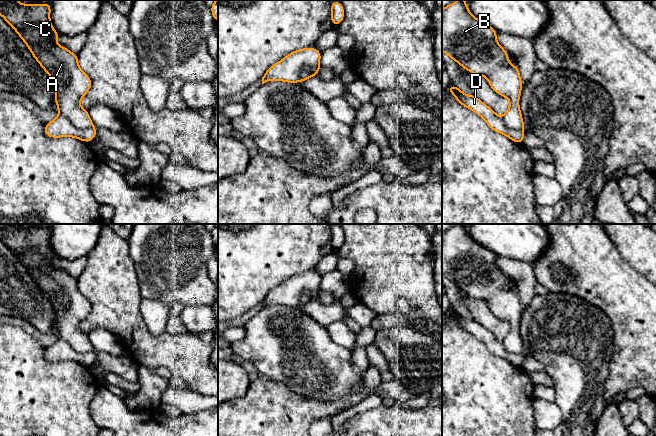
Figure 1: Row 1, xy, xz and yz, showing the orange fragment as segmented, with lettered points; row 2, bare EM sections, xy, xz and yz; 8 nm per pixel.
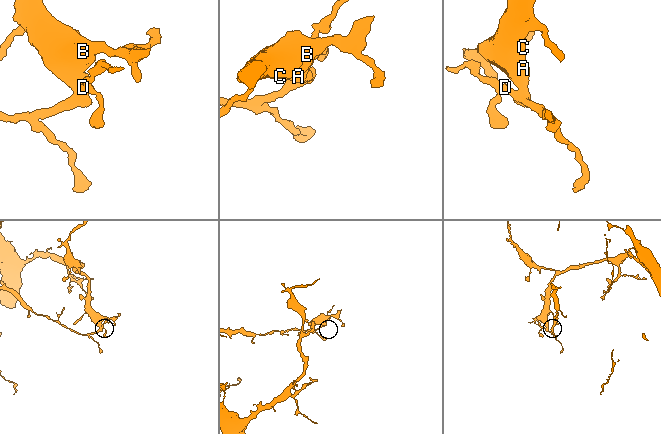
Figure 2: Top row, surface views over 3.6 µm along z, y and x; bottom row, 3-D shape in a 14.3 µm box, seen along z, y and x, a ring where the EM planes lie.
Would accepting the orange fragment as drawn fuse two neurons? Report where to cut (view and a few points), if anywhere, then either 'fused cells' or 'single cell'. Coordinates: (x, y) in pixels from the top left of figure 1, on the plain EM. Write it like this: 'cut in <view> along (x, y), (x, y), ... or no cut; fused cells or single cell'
cut in xy along (59, 338), (62, 338), (79, 352), (93, 350); fused cells

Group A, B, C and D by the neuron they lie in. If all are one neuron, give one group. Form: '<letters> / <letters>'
A B C / D

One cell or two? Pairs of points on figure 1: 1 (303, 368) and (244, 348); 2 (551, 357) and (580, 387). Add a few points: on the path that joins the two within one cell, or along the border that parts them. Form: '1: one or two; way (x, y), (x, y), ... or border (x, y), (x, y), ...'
1: one; way (288, 353), (283, 348), (259, 348)
2: one; way (558, 364), (574, 380)

